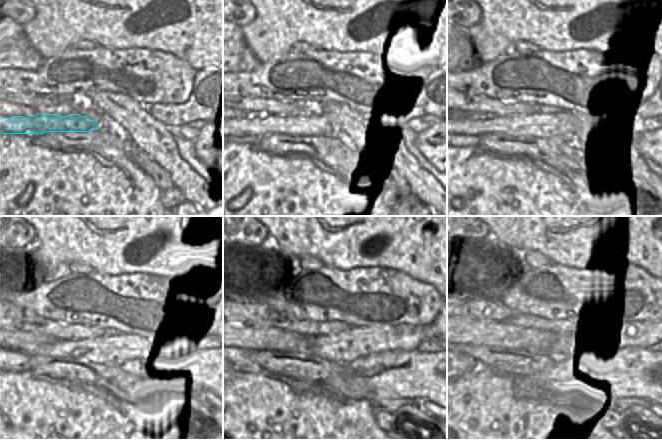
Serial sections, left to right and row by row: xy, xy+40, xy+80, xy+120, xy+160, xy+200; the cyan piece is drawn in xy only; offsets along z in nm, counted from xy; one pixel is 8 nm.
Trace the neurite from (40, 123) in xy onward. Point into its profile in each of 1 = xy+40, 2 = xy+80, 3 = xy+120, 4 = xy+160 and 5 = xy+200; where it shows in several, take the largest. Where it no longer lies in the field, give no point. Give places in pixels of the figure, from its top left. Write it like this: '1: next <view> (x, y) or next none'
1: next xy+40 (258, 125)
2: next xy+80 (561, 124)
3: next xy+120 (116, 350)
4: next xy+160 (356, 342)
5: next xy+200 (643, 334)

